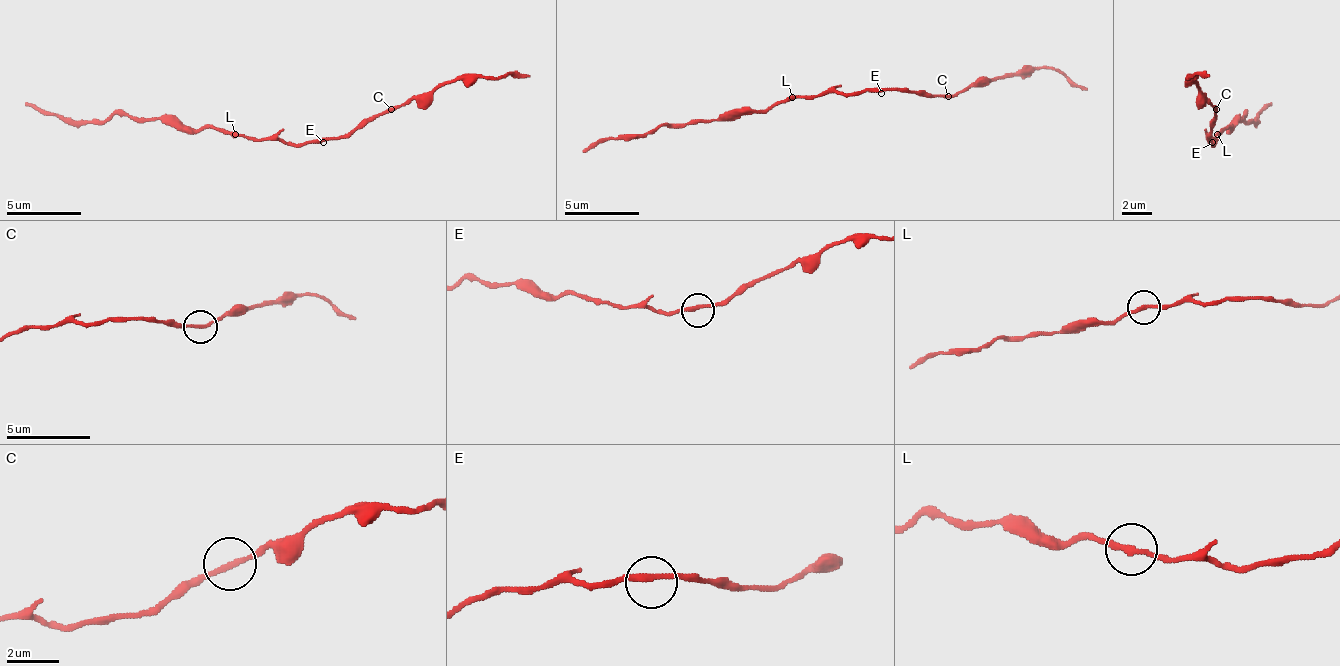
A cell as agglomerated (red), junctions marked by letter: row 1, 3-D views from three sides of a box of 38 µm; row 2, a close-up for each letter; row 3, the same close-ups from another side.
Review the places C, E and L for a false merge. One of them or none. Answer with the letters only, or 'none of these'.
none of these

